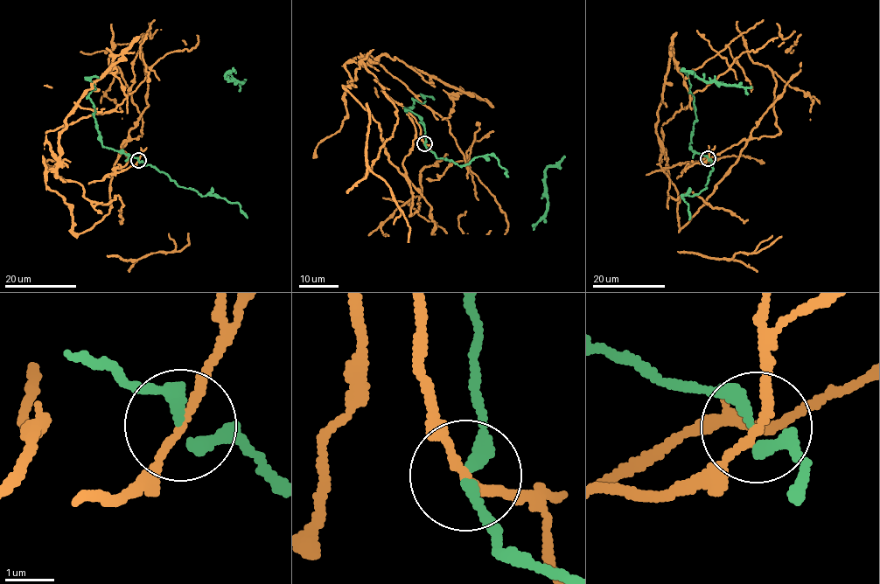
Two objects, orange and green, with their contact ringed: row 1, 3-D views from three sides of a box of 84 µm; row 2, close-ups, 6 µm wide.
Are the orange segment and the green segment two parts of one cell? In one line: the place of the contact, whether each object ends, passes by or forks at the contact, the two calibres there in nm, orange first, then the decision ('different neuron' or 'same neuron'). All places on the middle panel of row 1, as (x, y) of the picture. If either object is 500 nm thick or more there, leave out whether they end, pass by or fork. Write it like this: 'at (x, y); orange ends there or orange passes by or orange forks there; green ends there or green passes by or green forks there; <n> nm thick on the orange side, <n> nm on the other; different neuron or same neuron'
at (424, 143); orange passes by; green passes by; 160 nm thick on the orange side, 240 nm on the other; different neuron

